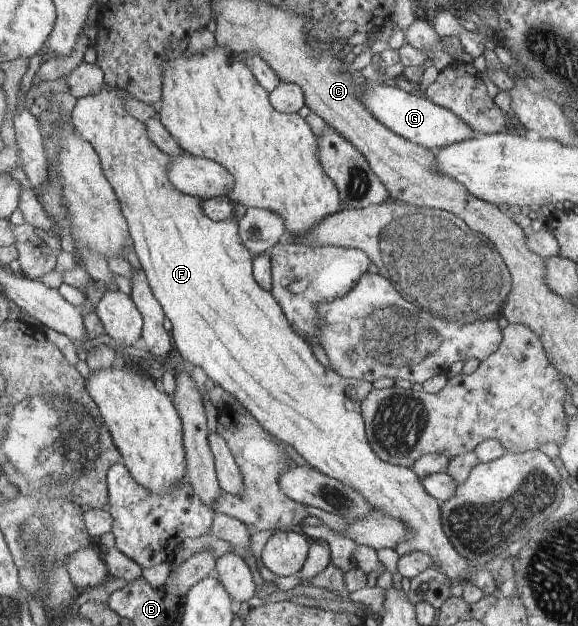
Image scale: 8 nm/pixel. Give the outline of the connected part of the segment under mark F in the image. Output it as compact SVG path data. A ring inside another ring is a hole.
M107 86L97 95L79 99L72 121L78 134L95 147L105 176L121 201L123 215L131 229L134 250L153 294L172 324L172 338L182 359L201 367L209 380L233 396L270 435L293 447L307 464L347 487L357 489L380 512L379 515L401 519L411 529L411 537L395 547L394 552L399 558L414 552L427 553L433 557L434 567L447 579L455 582L471 577L471 583L477 585L483 596L493 595L498 589L493 577L487 571L475 571L476 565L461 557L452 547L445 535L442 507L427 492L419 475L413 468L385 462L373 449L362 415L362 402L374 391L371 382L345 379L317 361L307 341L303 341L293 329L276 297L257 283L254 256L241 241L239 221L235 217L225 222L210 219L201 207L200 198L173 187L167 177L171 156L149 139L147 127L127 111L125 95L117 90Z

